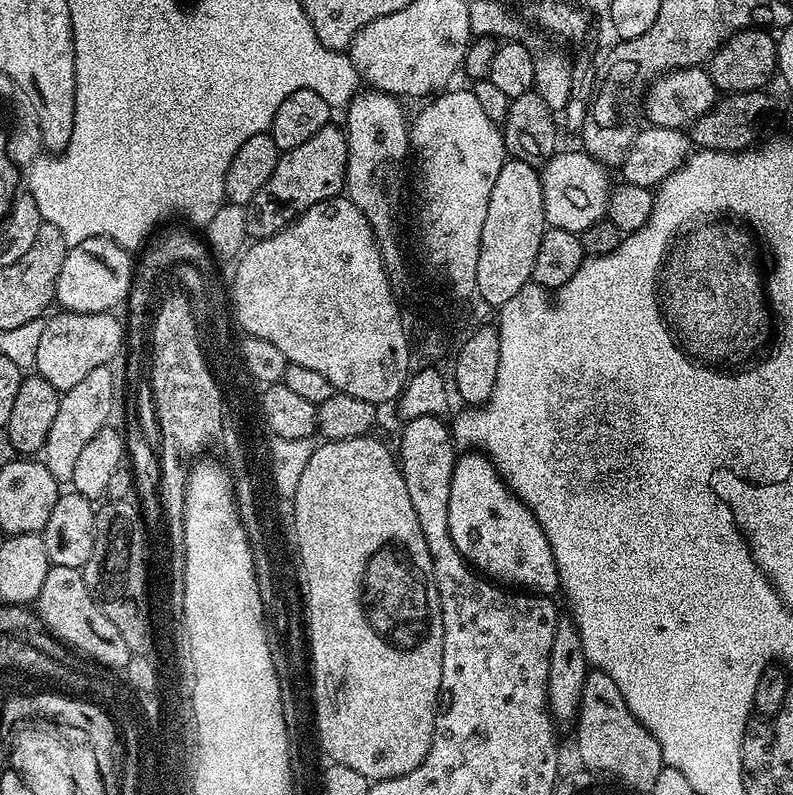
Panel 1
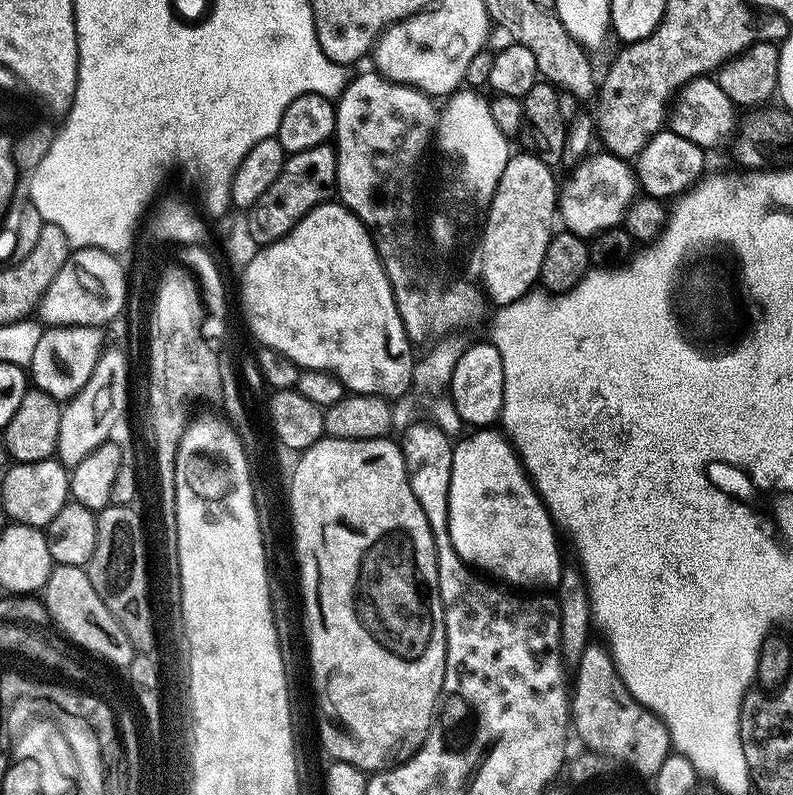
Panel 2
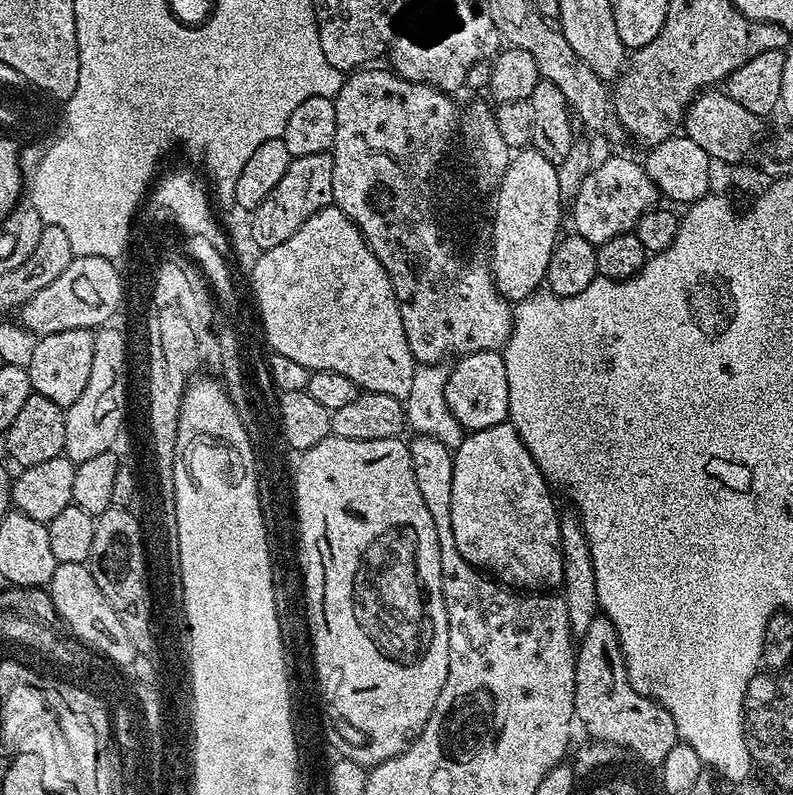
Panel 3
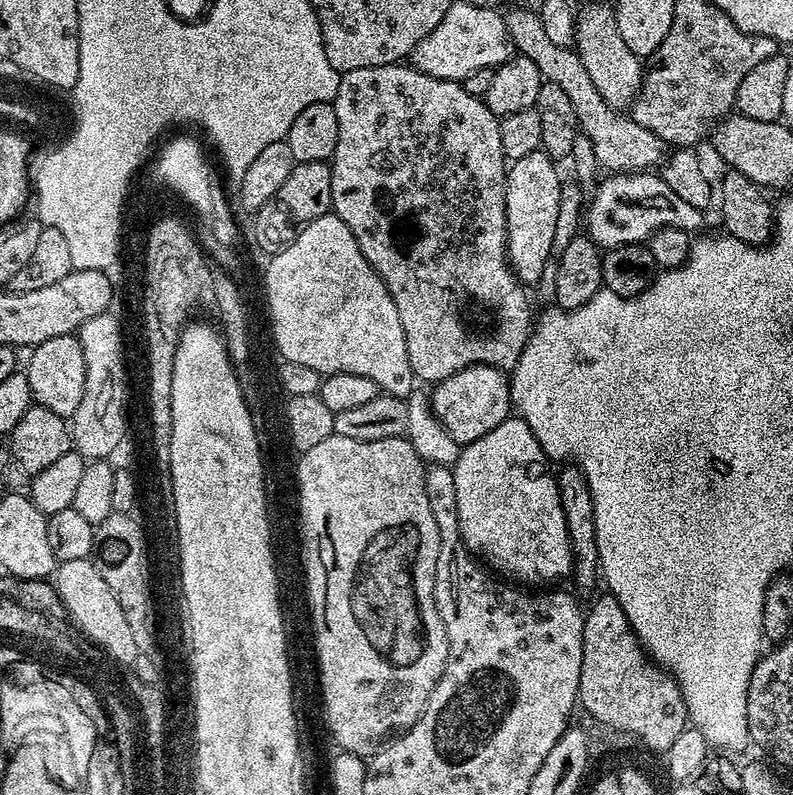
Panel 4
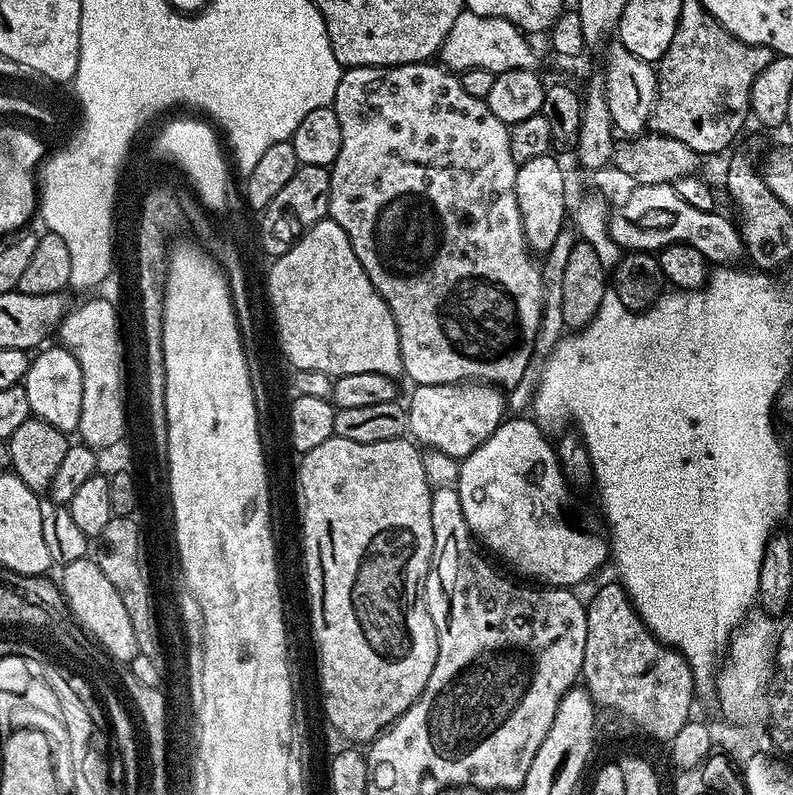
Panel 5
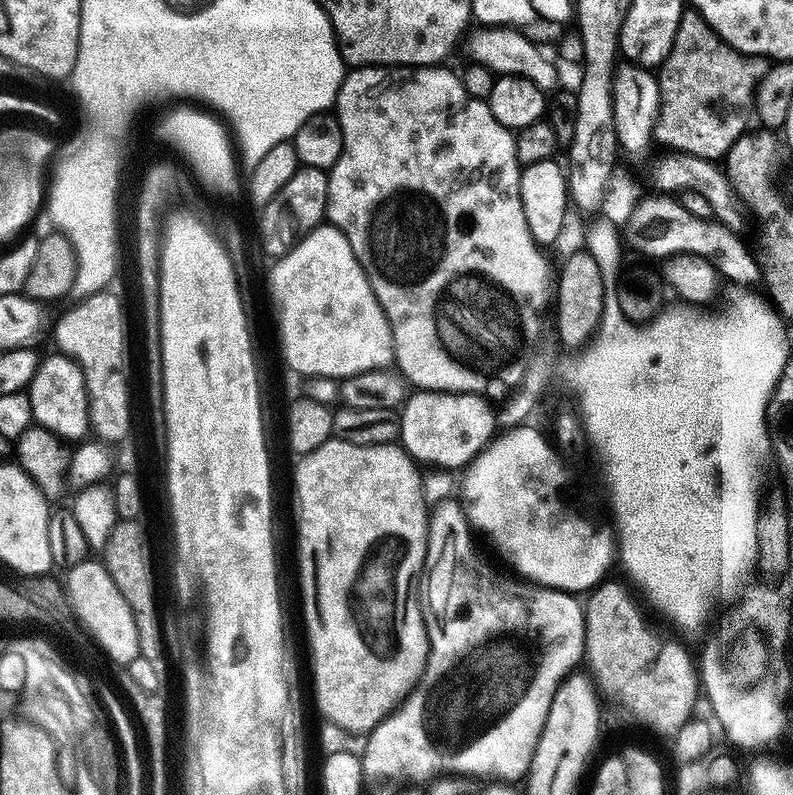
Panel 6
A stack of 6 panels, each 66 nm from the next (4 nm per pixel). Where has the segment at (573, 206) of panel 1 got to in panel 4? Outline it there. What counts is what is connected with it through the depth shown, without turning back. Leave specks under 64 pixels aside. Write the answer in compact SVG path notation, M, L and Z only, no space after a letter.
M651 171L618 172L605 175L587 201L586 232L601 250L607 250L623 244L645 243L659 228L680 228L683 232L695 233L695 228L703 226L704 216L701 209L682 202L682 198L666 186L663 175Z

